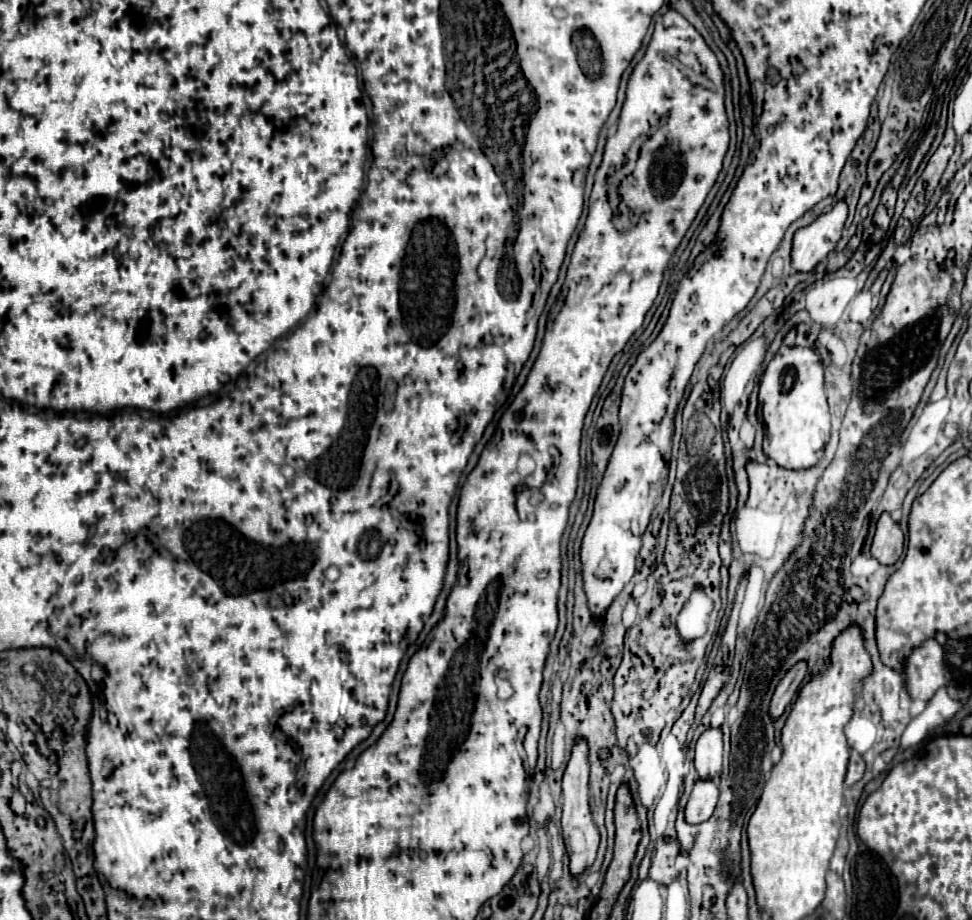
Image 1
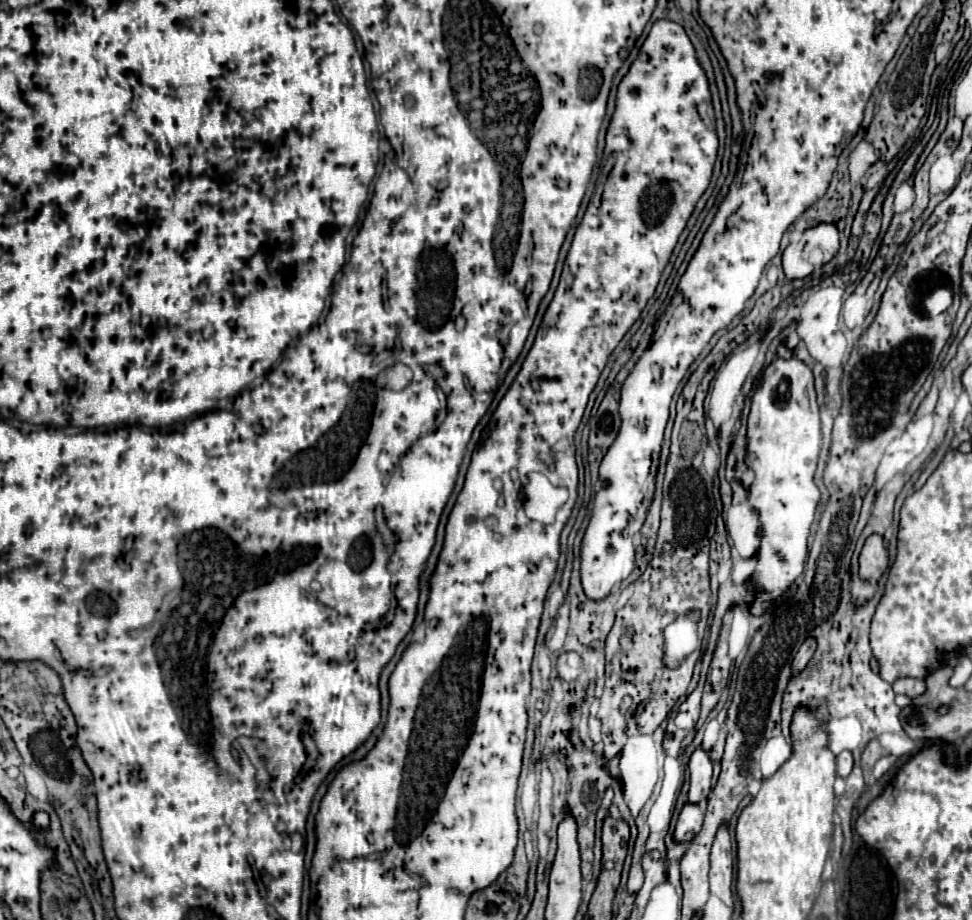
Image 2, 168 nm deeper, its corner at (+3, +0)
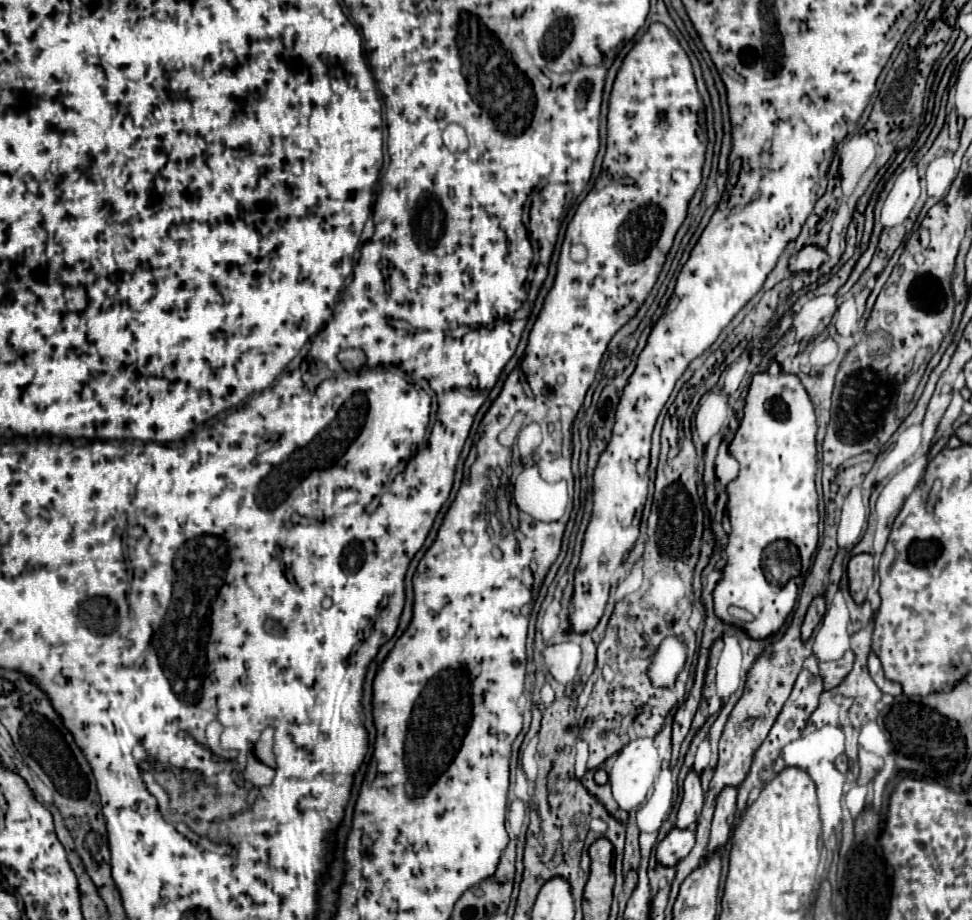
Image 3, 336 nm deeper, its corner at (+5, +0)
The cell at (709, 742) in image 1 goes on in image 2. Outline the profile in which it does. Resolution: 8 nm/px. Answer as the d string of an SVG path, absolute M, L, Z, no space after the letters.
M696 749L690 757L690 793L688 799L692 803L700 803L708 797L712 789L712 759L704 749Z

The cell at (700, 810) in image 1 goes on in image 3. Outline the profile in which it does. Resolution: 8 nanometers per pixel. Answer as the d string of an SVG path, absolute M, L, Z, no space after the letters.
M672 829L664 841L656 847L656 859L664 867L674 867L682 861L694 847L694 831L692 829Z

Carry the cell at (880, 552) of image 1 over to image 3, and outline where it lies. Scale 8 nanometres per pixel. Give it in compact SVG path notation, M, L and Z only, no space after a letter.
M854 555L848 563L848 583L850 583L850 595L852 599L862 605L866 601L868 587L874 579L874 559L872 555Z

